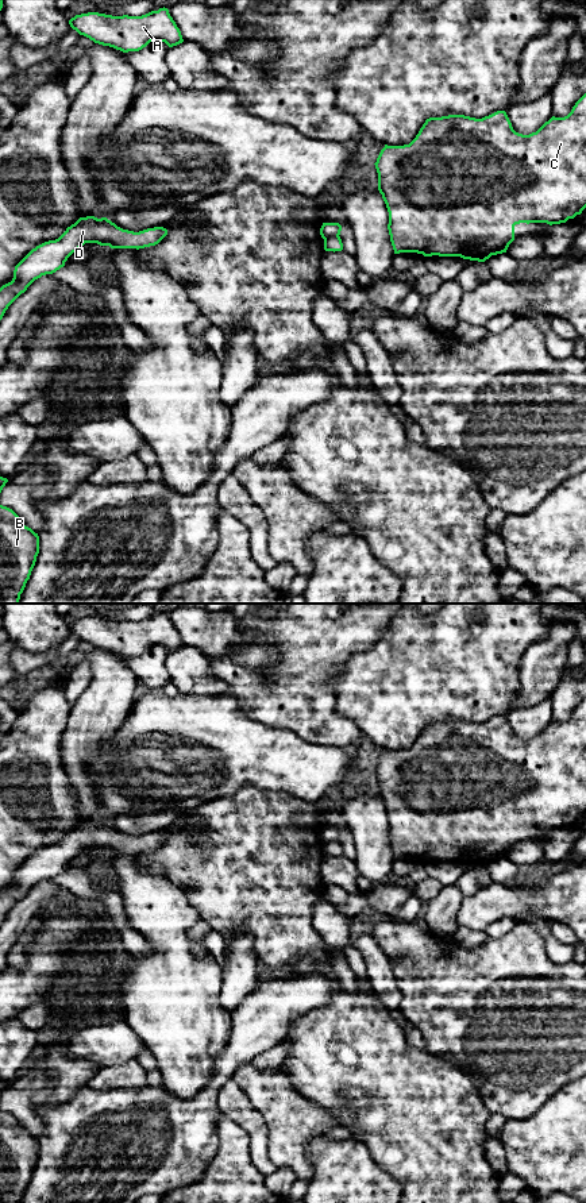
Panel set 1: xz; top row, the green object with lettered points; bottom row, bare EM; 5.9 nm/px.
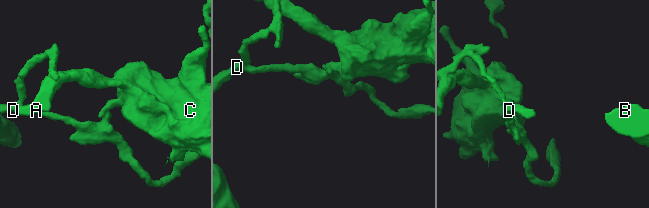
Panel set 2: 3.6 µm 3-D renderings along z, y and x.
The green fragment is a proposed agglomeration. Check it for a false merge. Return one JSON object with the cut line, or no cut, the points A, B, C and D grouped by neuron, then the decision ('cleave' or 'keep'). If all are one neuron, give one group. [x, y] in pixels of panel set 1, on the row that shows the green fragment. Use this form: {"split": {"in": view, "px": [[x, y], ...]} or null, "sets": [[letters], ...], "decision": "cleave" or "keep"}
{"split": {"in": "xz", "px": [[338, 235], [324, 239]]}, "sets": [["A", "C"], ["B", "D"]], "decision": "cleave"}

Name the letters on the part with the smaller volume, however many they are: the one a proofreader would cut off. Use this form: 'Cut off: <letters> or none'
Cut off: A, C

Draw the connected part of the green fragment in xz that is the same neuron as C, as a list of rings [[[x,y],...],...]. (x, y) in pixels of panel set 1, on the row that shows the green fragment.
[[[586,93],[567,116],[552,116],[529,135],[516,132],[505,111],[482,119],[464,115],[429,117],[409,144],[385,144],[374,165],[378,190],[389,212],[388,230],[394,254],[485,262],[491,255],[506,252],[514,240],[516,224],[560,224],[586,208]]]

